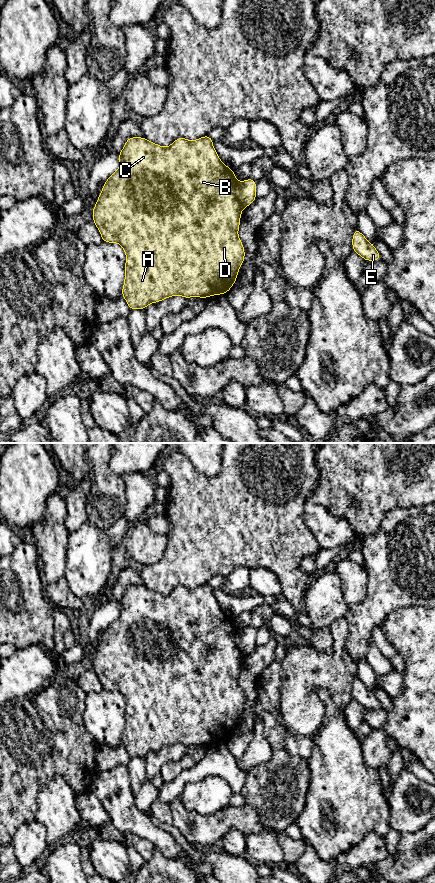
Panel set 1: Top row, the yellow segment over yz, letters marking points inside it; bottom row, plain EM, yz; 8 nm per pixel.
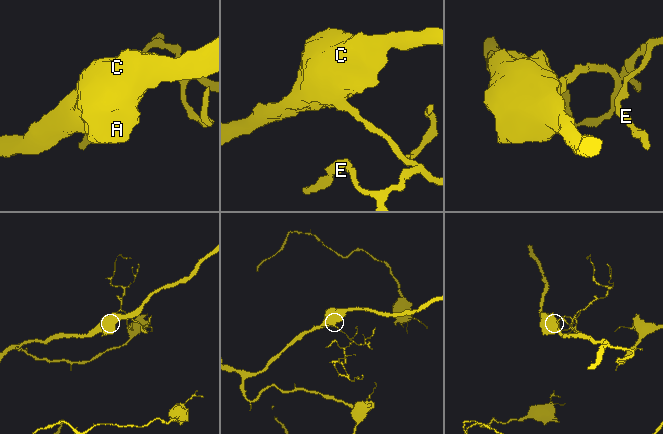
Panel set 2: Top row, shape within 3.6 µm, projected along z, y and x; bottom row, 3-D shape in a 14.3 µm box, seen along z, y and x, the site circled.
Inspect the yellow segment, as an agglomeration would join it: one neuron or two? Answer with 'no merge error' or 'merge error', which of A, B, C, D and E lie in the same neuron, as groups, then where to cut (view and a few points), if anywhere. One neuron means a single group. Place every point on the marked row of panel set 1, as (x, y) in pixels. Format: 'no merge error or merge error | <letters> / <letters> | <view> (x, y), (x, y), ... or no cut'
merge error | A B C D / E | yz (237, 181), (235, 196), (243, 207)

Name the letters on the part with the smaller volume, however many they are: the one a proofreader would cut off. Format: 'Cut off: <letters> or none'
Cut off: E

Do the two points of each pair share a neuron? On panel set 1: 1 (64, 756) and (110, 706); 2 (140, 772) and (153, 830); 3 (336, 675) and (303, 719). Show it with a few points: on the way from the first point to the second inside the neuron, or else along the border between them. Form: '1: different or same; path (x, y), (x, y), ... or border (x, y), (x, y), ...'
1: different; border (84, 707), (82, 714), (84, 728), (97, 743)
2: different; border (126, 766), (129, 772), (129, 785), (134, 795)
3: same; path (322, 675), (303, 694), (303, 705)

